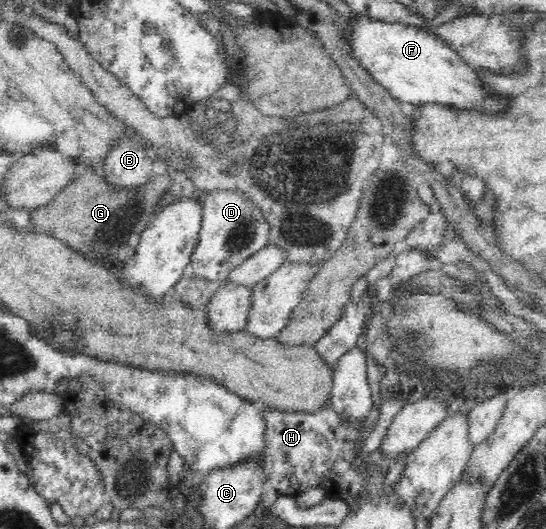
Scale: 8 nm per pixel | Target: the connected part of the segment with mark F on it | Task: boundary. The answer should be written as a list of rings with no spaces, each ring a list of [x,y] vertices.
[[[361,16],[357,26],[349,30],[355,49],[353,55],[371,71],[377,82],[402,103],[419,108],[426,105],[451,106],[489,116],[501,116],[511,106],[507,94],[489,88],[481,74],[475,72],[454,50],[414,26],[375,22]]]

